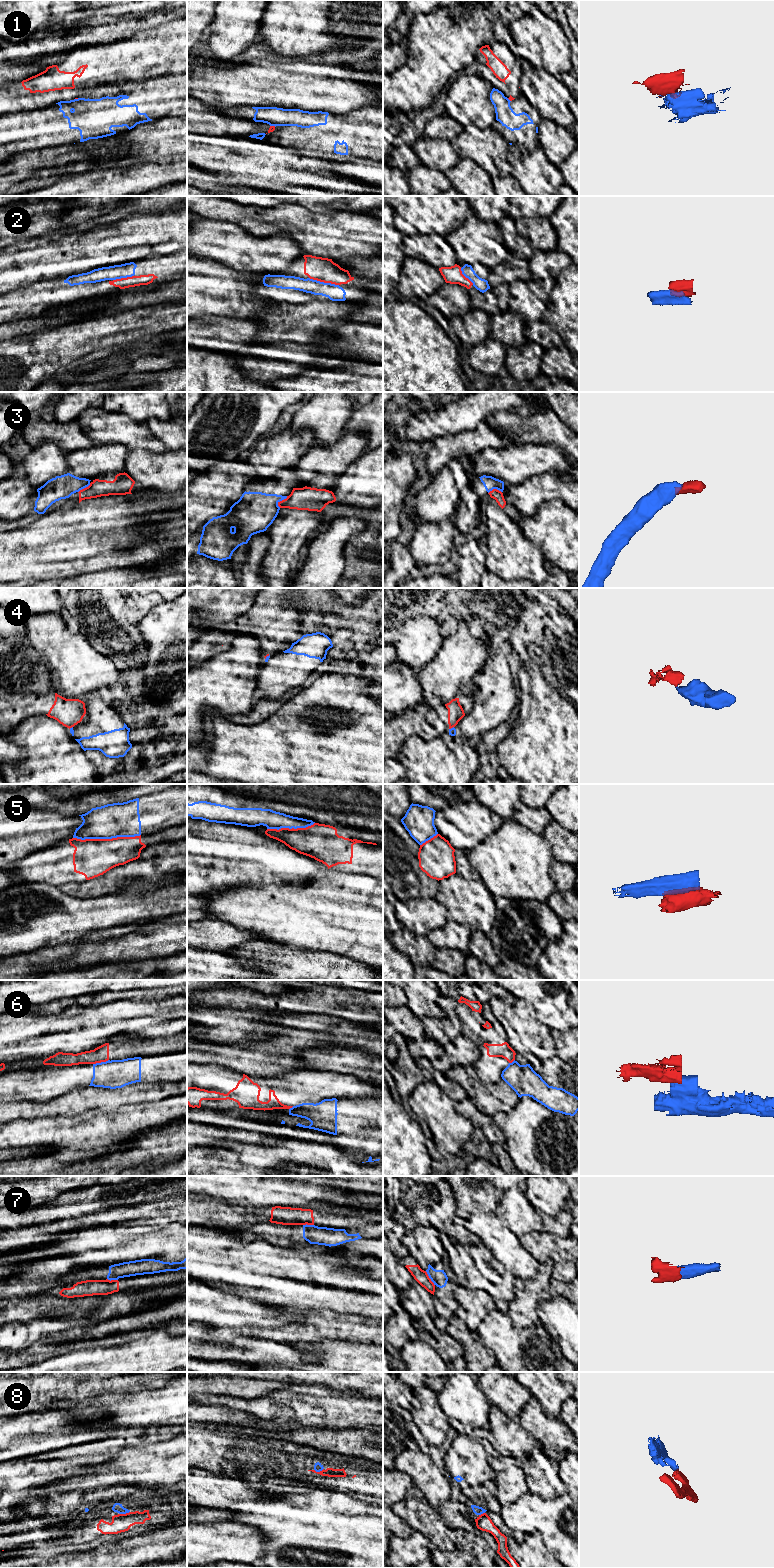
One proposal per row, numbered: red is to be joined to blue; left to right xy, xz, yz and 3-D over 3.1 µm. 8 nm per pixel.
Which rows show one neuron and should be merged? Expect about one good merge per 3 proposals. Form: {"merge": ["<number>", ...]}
{"merge": ["2"]}

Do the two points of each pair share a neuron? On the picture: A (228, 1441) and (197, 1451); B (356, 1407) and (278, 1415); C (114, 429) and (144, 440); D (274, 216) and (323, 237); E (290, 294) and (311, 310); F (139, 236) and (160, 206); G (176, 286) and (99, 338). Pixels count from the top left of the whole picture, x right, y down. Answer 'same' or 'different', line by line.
A: same
B: same
C: same
D: same
E: different
F: different
G: different

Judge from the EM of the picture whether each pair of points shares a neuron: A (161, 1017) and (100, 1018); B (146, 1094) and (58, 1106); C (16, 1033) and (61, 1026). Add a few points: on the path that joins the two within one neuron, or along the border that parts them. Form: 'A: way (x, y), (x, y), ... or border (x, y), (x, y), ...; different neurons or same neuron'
A: way (146, 1017), (115, 1018); same neuron
B: way (124, 1096), (113, 1099), (86, 1099), (80, 1101); same neuron
C: way (27, 1026), (50, 1026); same neuron

